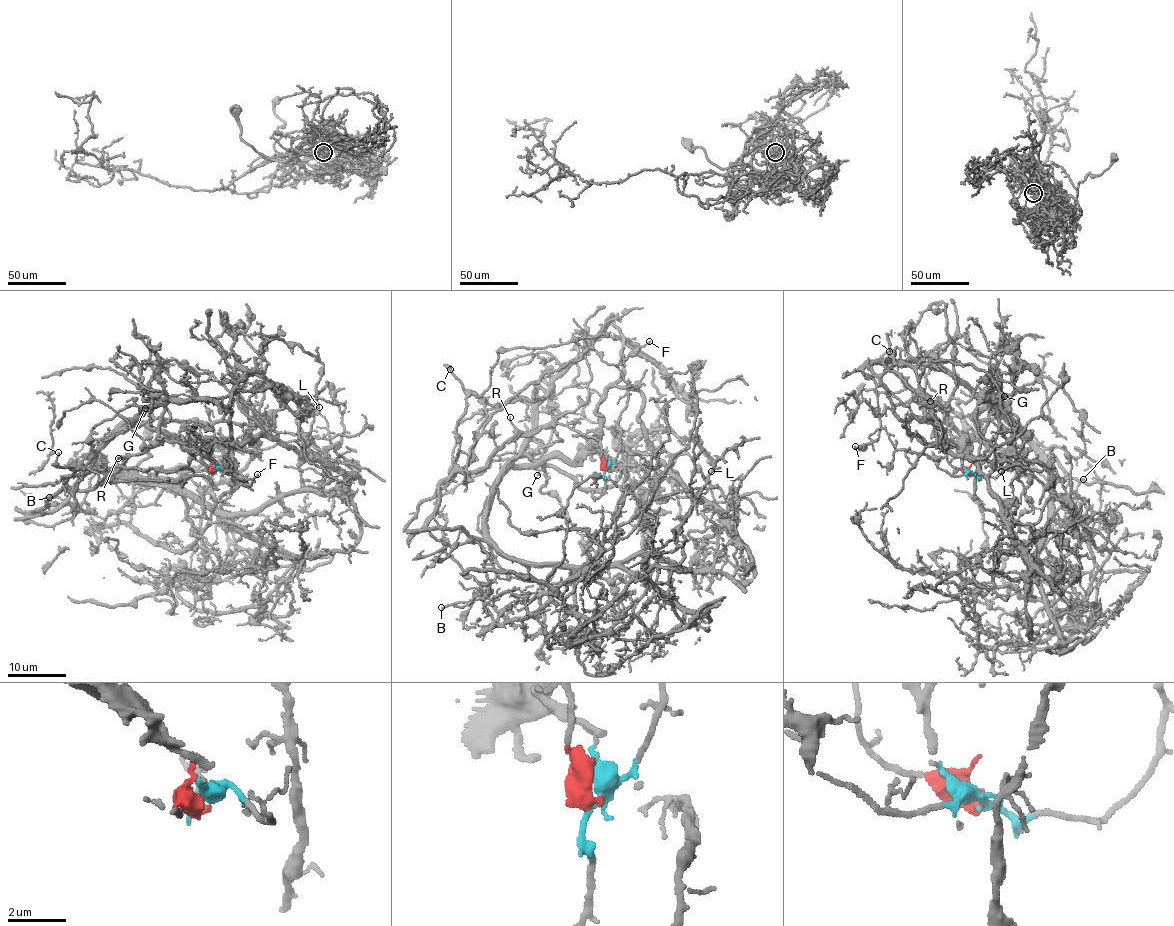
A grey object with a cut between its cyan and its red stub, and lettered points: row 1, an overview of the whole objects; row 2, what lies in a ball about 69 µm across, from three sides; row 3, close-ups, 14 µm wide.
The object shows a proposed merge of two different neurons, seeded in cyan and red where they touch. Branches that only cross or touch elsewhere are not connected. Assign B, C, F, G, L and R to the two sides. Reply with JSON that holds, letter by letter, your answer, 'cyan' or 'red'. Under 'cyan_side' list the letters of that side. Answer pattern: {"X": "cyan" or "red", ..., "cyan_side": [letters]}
{"B": "red", "C": "red", "F": "red", "G": "cyan", "L": "cyan", "R": "red", "cyan_side": ["G", "L"]}

